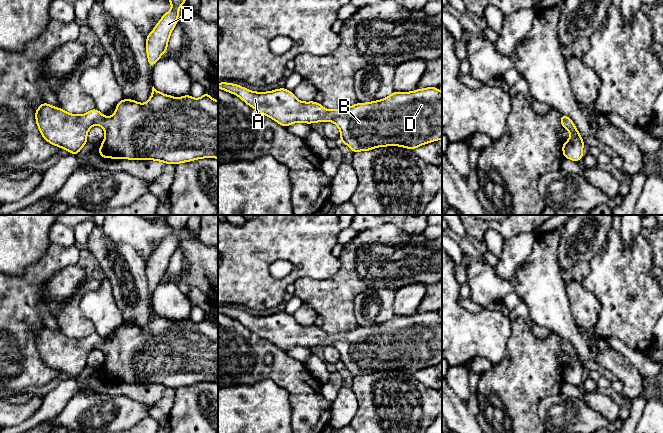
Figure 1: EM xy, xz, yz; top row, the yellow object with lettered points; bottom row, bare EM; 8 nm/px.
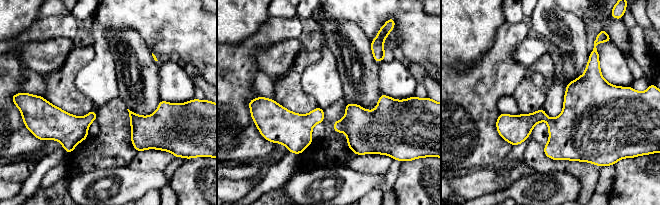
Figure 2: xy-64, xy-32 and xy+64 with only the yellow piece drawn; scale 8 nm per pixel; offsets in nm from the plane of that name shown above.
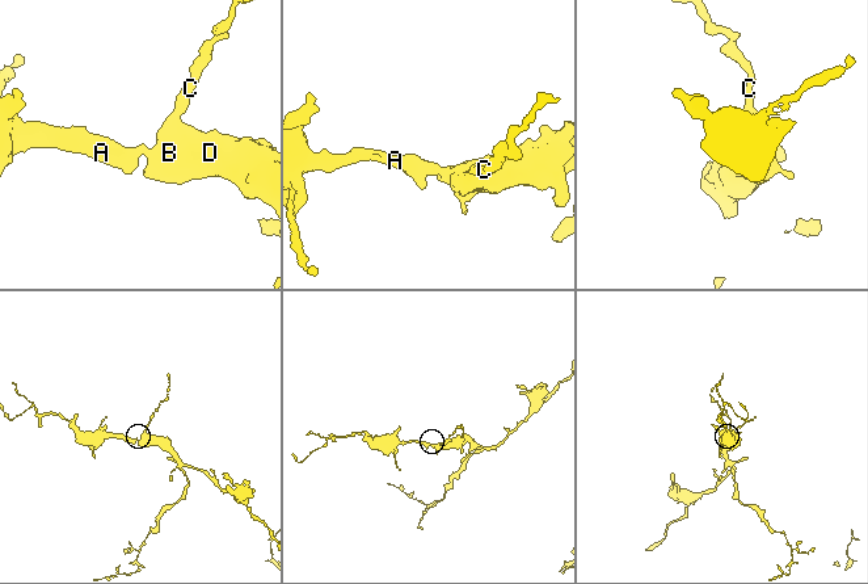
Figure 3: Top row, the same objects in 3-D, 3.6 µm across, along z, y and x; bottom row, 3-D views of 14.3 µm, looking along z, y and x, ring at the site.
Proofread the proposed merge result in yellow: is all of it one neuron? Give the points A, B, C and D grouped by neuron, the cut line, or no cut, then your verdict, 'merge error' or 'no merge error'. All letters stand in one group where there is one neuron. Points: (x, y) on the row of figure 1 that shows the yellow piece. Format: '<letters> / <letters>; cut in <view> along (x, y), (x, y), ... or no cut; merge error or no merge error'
A B C D; no cut; no merge error

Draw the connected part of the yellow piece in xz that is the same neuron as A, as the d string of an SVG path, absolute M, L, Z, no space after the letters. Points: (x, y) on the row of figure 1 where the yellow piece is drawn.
M226 82L218 83L218 88L237 95L250 107L256 109L261 114L272 118L284 127L297 122L311 124L332 121L341 132L340 142L345 143L353 153L358 151L369 151L376 147L384 146L401 146L414 150L420 145L442 139L442 92L438 90L438 87L416 89L413 92L394 91L389 97L378 101L369 103L358 102L353 106L335 110L326 110L321 104L315 101L299 101L295 95L286 88L276 89L269 92L254 92L240 85Z

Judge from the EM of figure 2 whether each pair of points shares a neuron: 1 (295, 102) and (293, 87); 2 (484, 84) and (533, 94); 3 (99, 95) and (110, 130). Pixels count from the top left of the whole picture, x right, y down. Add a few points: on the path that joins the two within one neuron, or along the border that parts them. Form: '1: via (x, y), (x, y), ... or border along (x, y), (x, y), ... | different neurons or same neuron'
1: via (294, 98), (293, 91) | same neuron
2: border along (526, 69), (524, 77), (511, 95) | different neurons
3: border along (118, 96), (99, 108) | different neurons

